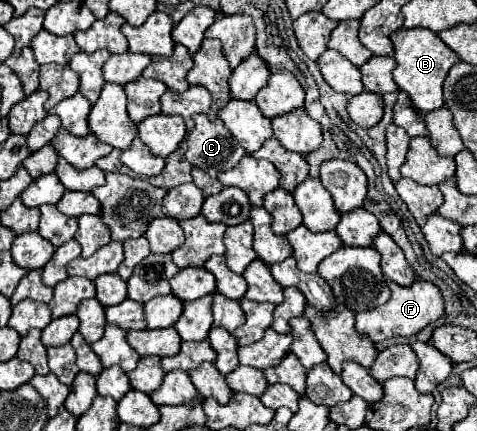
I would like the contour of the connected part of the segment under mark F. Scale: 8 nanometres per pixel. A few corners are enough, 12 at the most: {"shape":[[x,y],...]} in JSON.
{"shape":[[389,283],[391,299],[357,313],[369,339],[411,337],[443,315],[439,287]]}

